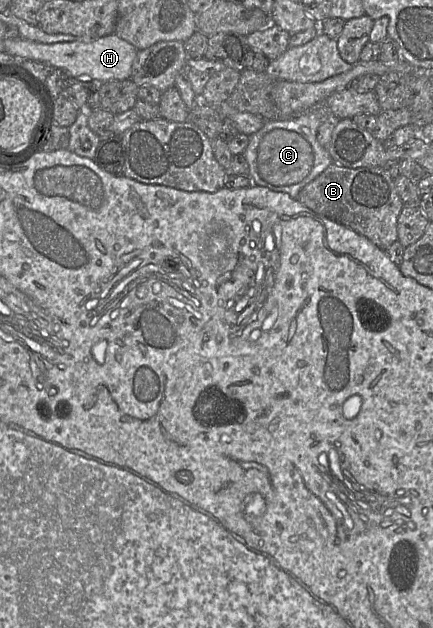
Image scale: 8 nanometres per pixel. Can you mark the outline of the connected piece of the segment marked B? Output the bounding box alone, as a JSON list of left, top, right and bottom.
[297,163,403,250]

